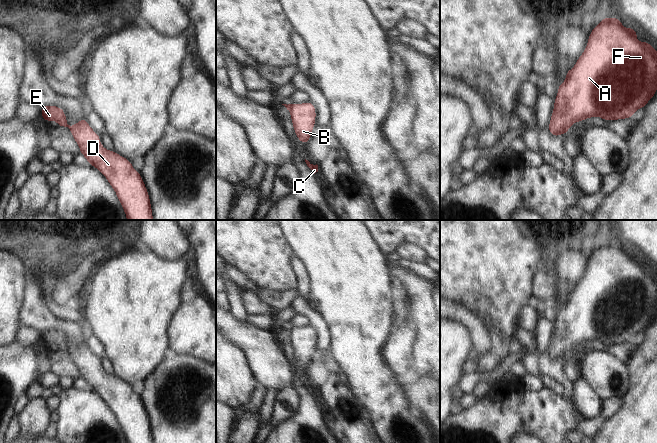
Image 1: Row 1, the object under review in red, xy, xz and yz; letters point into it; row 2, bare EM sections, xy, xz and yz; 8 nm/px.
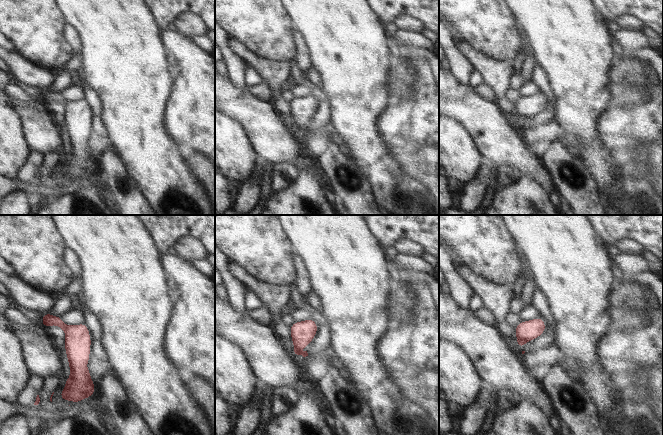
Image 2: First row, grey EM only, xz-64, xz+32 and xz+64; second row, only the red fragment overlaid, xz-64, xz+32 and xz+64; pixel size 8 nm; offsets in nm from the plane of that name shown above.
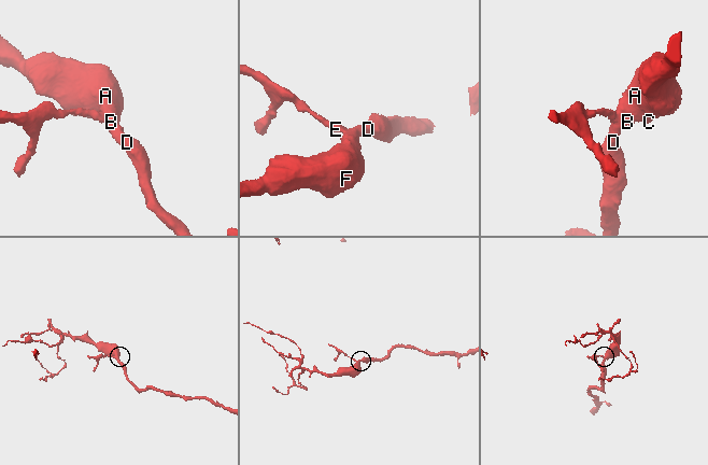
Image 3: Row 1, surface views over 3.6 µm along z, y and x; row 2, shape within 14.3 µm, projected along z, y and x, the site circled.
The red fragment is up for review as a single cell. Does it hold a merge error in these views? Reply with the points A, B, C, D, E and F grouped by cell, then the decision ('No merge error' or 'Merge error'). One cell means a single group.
Groups: A B C D F / E. Merge error

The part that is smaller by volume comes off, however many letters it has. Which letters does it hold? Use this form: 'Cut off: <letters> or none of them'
Cut off: E

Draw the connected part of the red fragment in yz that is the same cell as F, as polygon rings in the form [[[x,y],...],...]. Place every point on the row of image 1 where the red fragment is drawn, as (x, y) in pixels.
[[[604,17],[588,37],[588,43],[571,70],[566,71],[566,80],[558,84],[554,109],[548,125],[552,136],[568,135],[567,130],[575,123],[587,118],[600,117],[606,122],[632,118],[637,109],[643,109],[657,92],[657,50],[647,41],[638,42],[631,26],[622,28],[623,20]]]

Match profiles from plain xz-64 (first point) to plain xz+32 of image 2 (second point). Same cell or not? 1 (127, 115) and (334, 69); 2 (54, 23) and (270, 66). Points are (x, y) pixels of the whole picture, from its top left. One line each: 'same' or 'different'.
1: same
2: different

